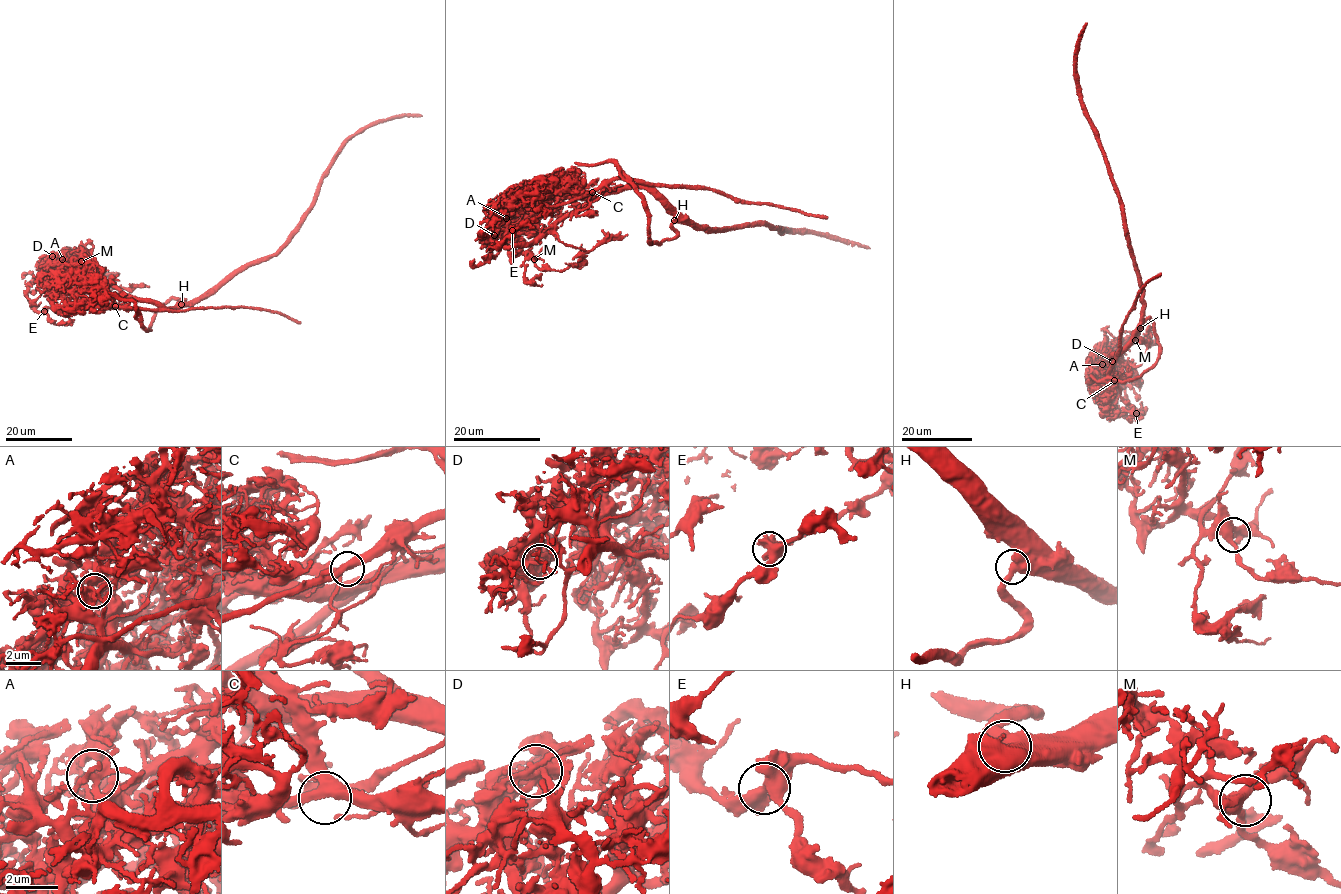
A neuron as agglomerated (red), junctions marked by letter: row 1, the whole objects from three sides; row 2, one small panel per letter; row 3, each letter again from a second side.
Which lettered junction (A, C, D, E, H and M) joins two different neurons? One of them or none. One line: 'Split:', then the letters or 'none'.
Split: D

